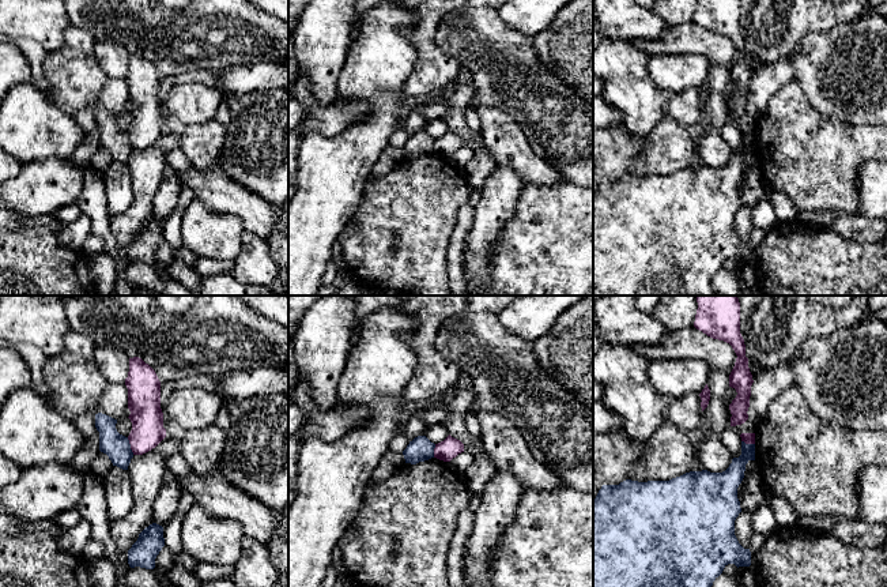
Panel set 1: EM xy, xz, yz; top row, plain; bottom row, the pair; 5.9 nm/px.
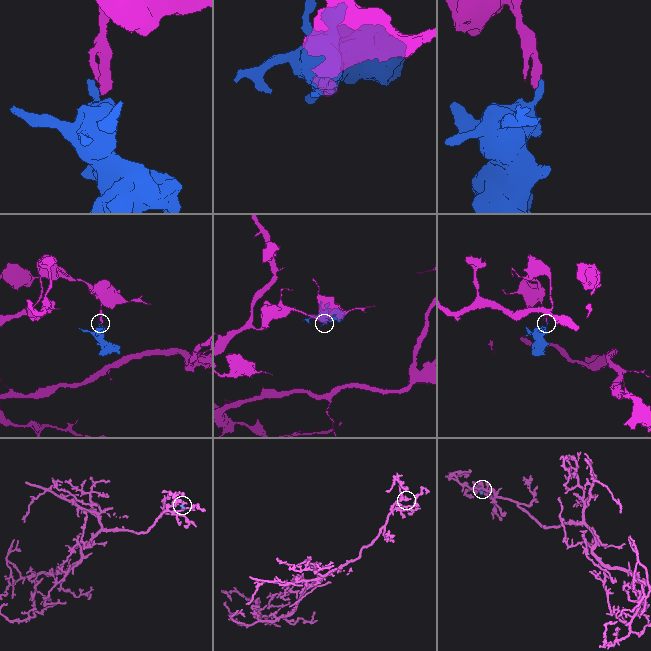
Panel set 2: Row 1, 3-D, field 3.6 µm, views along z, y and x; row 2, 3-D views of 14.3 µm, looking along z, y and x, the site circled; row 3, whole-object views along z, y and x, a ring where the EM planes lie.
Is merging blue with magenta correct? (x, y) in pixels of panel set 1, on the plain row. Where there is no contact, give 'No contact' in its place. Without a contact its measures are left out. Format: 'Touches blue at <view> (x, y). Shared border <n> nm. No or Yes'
Touches blue at xy (129, 140). Shared border 110 nm. No

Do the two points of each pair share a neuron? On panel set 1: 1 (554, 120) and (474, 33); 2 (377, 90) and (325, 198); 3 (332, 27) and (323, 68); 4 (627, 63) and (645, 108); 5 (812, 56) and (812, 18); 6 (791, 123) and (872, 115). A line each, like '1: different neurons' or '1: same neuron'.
1: same neuron
2: same neuron
3: same neuron
4: same neuron
5: different neurons
6: different neurons

